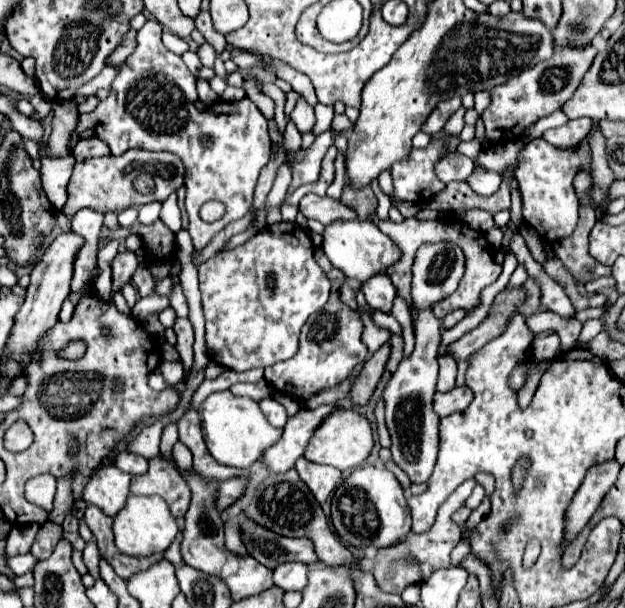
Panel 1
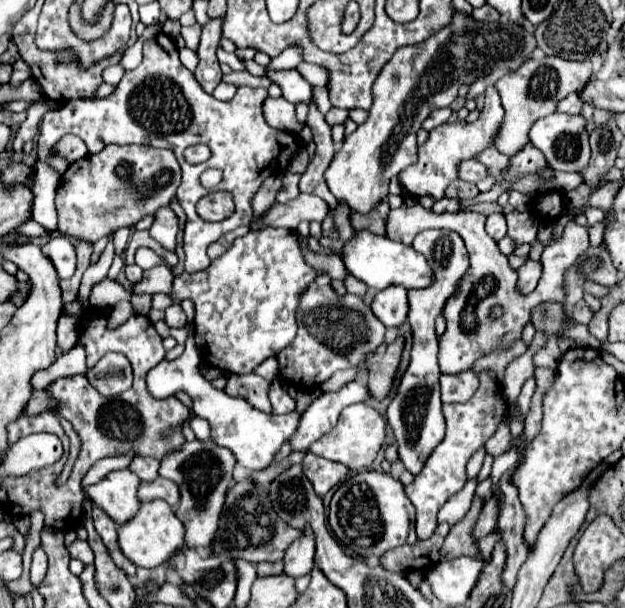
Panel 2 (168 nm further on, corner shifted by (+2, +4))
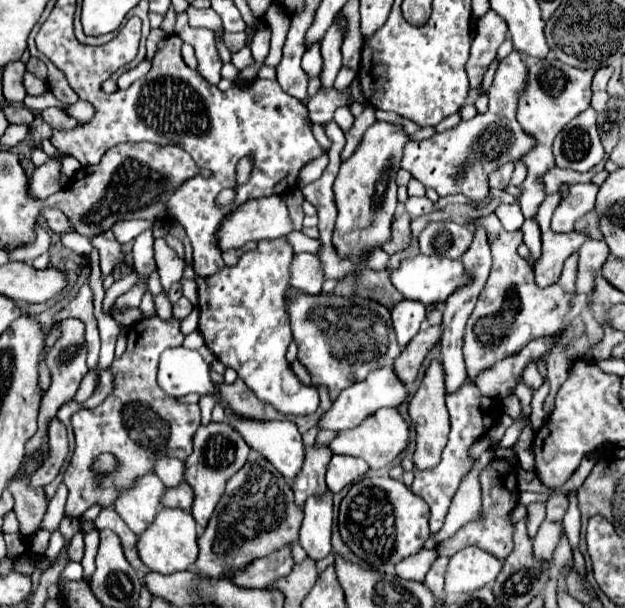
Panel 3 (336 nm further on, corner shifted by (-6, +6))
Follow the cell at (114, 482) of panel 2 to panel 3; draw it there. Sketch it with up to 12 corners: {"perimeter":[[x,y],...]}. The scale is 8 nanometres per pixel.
{"perimeter":[[146,475],[114,509],[140,535],[160,511],[166,485]]}

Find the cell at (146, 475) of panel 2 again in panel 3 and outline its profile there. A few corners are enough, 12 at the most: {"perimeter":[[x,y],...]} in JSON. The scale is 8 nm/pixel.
{"perimeter":[[162,457],[154,473],[168,485],[184,481],[184,461]]}

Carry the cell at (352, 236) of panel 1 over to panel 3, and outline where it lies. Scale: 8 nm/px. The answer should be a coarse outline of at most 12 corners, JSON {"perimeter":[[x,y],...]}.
{"perimeter":[[418,255],[392,271],[394,287],[440,307],[472,275],[460,259]]}

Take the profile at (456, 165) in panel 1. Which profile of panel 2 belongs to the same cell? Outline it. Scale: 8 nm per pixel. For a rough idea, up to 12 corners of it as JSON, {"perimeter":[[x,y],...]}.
{"perimeter":[[476,159],[458,165],[458,179],[478,183],[486,167]]}

